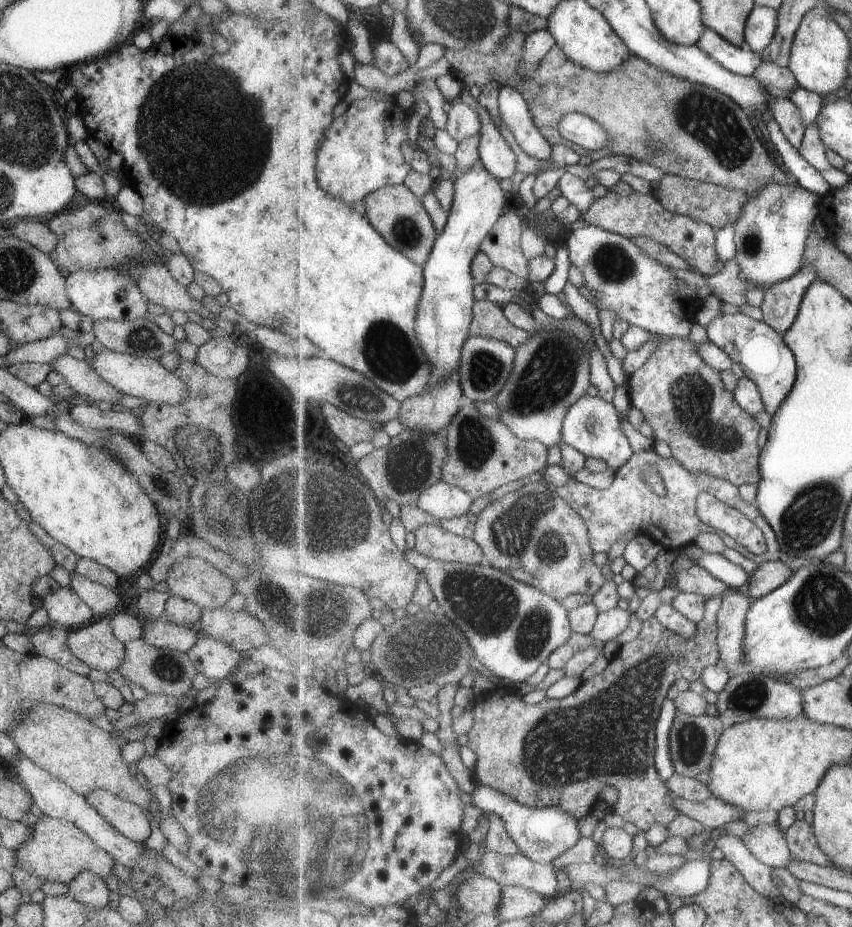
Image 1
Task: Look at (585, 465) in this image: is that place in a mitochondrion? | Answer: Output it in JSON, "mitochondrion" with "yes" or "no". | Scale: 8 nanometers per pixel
{"mitochondrion":"no"}

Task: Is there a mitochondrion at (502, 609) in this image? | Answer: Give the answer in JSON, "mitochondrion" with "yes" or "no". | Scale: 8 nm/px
{"mitochondrion":"yes"}

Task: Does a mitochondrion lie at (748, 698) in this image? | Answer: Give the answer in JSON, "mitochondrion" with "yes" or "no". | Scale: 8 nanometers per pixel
{"mitochondrion":"yes"}

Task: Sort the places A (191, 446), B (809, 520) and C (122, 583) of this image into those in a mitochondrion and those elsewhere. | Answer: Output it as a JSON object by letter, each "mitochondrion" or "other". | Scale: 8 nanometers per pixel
{"A":"mitochondrion","B":"mitochondrion","C":"other"}

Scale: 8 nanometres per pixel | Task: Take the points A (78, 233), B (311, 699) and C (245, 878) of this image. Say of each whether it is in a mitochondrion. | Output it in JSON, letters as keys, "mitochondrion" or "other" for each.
{"A":"mitochondrion","B":"other","C":"other"}

